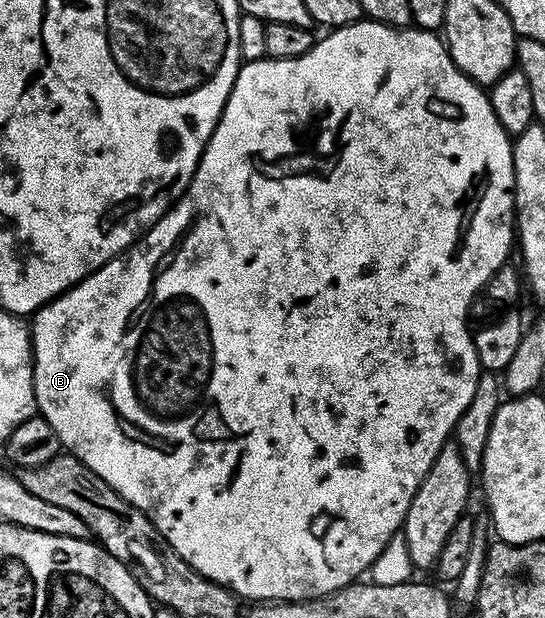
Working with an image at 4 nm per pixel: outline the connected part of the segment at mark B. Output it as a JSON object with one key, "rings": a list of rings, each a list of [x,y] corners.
{"rings":[[[361,18],[361,20],[359,20],[359,21],[358,21],[358,23],[356,23],[356,24],[347,24],[347,25],[346,25],[346,26],[342,26],[342,27],[341,27],[341,28],[333,28],[333,29],[331,29],[331,31],[329,31],[329,32],[328,32],[328,33],[327,33],[327,34],[324,34],[324,35],[328,35],[328,36],[324,36],[324,37],[322,37],[322,38],[321,38],[321,40],[320,40],[320,37],[319,37],[319,39],[317,39],[317,40],[316,40],[316,41],[315,41],[315,43],[313,43],[313,46],[312,46],[312,48],[311,48],[311,50],[310,50],[310,51],[308,51],[308,52],[307,52],[307,53],[306,53],[306,54],[302,54],[302,55],[301,55],[301,56],[299,56],[299,57],[298,57],[298,58],[290,58],[290,59],[289,59],[289,60],[270,60],[270,59],[267,59],[267,58],[265,58],[265,59],[263,59],[263,60],[249,60],[249,61],[247,61],[247,62],[244,62],[244,63],[241,63],[241,66],[240,66],[240,73],[238,73],[238,74],[237,74],[237,76],[236,76],[236,81],[235,81],[235,82],[234,82],[234,86],[233,86],[233,87],[232,87],[232,92],[231,92],[231,93],[230,93],[230,95],[228,95],[228,101],[227,101],[227,102],[226,102],[226,106],[225,106],[225,107],[224,107],[224,109],[223,109],[223,110],[222,110],[222,114],[221,114],[221,115],[220,115],[220,121],[218,121],[218,123],[217,123],[217,124],[216,124],[216,129],[215,129],[215,130],[214,130],[214,134],[213,134],[213,135],[212,135],[212,137],[211,137],[211,138],[210,138],[210,139],[208,139],[208,145],[206,145],[206,147],[204,147],[204,152],[203,152],[203,153],[202,153],[202,155],[201,155],[201,156],[200,156],[200,161],[199,161],[199,162],[198,162],[198,166],[197,166],[197,167],[196,167],[196,173],[195,173],[195,174],[193,174],[193,175],[192,175],[192,180],[191,180],[191,182],[189,182],[189,183],[188,183],[188,189],[186,189],[186,191],[185,191],[185,192],[184,192],[184,193],[182,193],[182,195],[181,195],[181,196],[180,196],[180,199],[179,199],[179,200],[177,200],[177,201],[176,201],[176,203],[175,203],[175,204],[173,204],[173,205],[172,205],[172,207],[171,207],[171,208],[169,208],[169,209],[168,209],[168,211],[167,211],[167,212],[165,212],[165,213],[164,213],[164,217],[162,217],[162,218],[161,218],[161,220],[160,220],[160,221],[158,221],[158,222],[157,222],[157,223],[156,223],[156,224],[155,224],[155,225],[154,225],[154,226],[153,226],[153,227],[152,227],[152,228],[149,228],[149,229],[148,229],[148,231],[147,231],[147,232],[145,232],[145,233],[144,233],[144,235],[143,235],[143,236],[141,236],[141,237],[140,237],[140,239],[139,239],[139,240],[137,240],[137,241],[136,241],[136,243],[134,243],[134,244],[132,244],[132,245],[130,245],[130,247],[129,247],[129,248],[125,248],[125,249],[124,249],[124,251],[122,251],[122,252],[119,252],[119,254],[118,254],[118,255],[117,255],[117,256],[115,256],[115,257],[114,257],[114,258],[110,258],[110,259],[109,259],[109,260],[108,260],[108,261],[106,261],[106,263],[105,263],[105,264],[103,264],[103,266],[102,266],[102,267],[101,267],[101,268],[99,268],[99,269],[98,269],[98,270],[94,270],[94,271],[93,271],[93,272],[91,272],[91,274],[90,274],[90,275],[89,275],[89,276],[88,276],[88,277],[87,277],[87,278],[85,278],[85,280],[79,280],[79,282],[78,282],[78,283],[77,283],[77,284],[76,284],[76,285],[74,285],[74,287],[72,287],[72,288],[68,288],[68,289],[67,289],[67,290],[65,290],[65,291],[64,291],[64,292],[63,292],[63,293],[62,293],[62,295],[60,295],[60,296],[56,296],[56,297],[54,297],[54,299],[53,299],[53,300],[52,300],[52,301],[50,301],[50,302],[49,302],[49,304],[44,304],[44,305],[42,305],[42,306],[41,306],[41,307],[40,307],[40,308],[39,308],[39,309],[38,309],[38,310],[37,310],[37,311],[36,311],[36,313],[34,313],[34,315],[33,315],[33,316],[32,316],[32,317],[31,317],[31,320],[30,320],[30,331],[31,331],[31,334],[32,334],[32,381],[33,381],[33,382],[34,382],[34,394],[35,394],[35,395],[36,395],[36,407],[37,407],[37,409],[38,409],[38,412],[39,412],[39,415],[41,415],[41,416],[43,416],[43,417],[44,417],[44,420],[45,420],[45,421],[46,421],[46,422],[50,422],[50,426],[51,426],[51,427],[52,427],[52,429],[53,429],[53,430],[54,430],[54,431],[56,431],[56,433],[57,433],[57,434],[58,434],[58,438],[59,438],[59,439],[60,439],[60,442],[61,442],[61,445],[63,445],[63,447],[64,447],[64,448],[65,448],[65,449],[67,449],[67,451],[68,451],[68,452],[69,452],[69,453],[71,453],[71,455],[73,455],[73,456],[77,456],[77,457],[78,457],[78,459],[79,459],[79,460],[80,460],[80,461],[81,461],[81,462],[83,462],[83,463],[84,463],[84,465],[86,465],[86,466],[87,466],[87,467],[88,467],[88,469],[90,469],[90,470],[91,470],[91,471],[92,471],[92,472],[93,472],[93,473],[94,473],[94,474],[98,474],[98,478],[102,478],[102,479],[103,479],[103,480],[105,480],[105,481],[106,481],[106,483],[107,483],[107,484],[108,484],[108,485],[110,485],[110,487],[111,487],[111,488],[112,488],[112,489],[114,489],[114,491],[116,491],[116,493],[118,493],[118,494],[119,494],[119,496],[121,496],[121,497],[122,497],[122,498],[126,498],[126,502],[130,502],[130,503],[131,503],[131,504],[132,504],[132,505],[133,505],[133,506],[134,506],[134,507],[135,507],[135,508],[137,508],[137,510],[138,510],[138,511],[139,511],[139,512],[145,512],[145,513],[146,513],[146,514],[147,514],[147,515],[148,515],[148,516],[149,516],[149,517],[150,517],[150,518],[151,518],[151,520],[152,520],[152,524],[153,524],[153,526],[155,526],[155,527],[156,527],[156,528],[157,528],[157,529],[158,529],[158,531],[160,531],[160,533],[161,533],[161,534],[162,534],[162,535],[163,535],[163,536],[164,536],[164,537],[166,537],[166,538],[167,538],[167,540],[168,540],[168,544],[169,544],[169,546],[171,546],[171,548],[172,548],[172,549],[174,549],[174,550],[175,550],[175,551],[176,551],[176,553],[178,553],[178,555],[180,555],[180,557],[182,557],[182,559],[184,559],[184,560],[185,560],[185,561],[186,561],[186,562],[187,562],[187,563],[188,563],[188,565],[190,565],[190,566],[191,566],[191,567],[192,567],[192,568],[193,568],[193,569],[194,569],[194,570],[198,570],[198,574],[202,574],[202,575],[203,575],[203,576],[205,576],[205,577],[206,577],[206,578],[210,578],[210,579],[211,579],[211,580],[213,580],[213,581],[214,581],[214,582],[218,582],[218,583],[219,583],[219,584],[221,584],[221,585],[222,585],[222,586],[226,586],[226,587],[227,587],[227,588],[229,588],[229,589],[230,589],[230,590],[231,590],[231,591],[232,591],[232,592],[234,592],[234,593],[236,593],[236,595],[237,595],[237,596],[239,596],[239,597],[241,597],[241,598],[243,598],[243,599],[245,599],[245,600],[247,600],[247,601],[249,601],[249,602],[263,602],[263,601],[265,601],[265,600],[313,600],[313,599],[314,599],[314,598],[318,598],[318,597],[319,597],[319,596],[325,596],[325,595],[326,595],[326,594],[330,594],[330,593],[331,593],[331,592],[336,592],[336,591],[337,591],[337,590],[339,590],[339,588],[345,588],[345,587],[346,587],[346,586],[347,586],[347,584],[354,584],[354,583],[357,583],[357,581],[359,581],[359,580],[360,580],[360,579],[361,579],[361,577],[363,577],[363,576],[360,576],[360,575],[362,575],[362,574],[363,574],[363,572],[364,572],[364,575],[365,575],[365,573],[367,573],[367,572],[368,572],[368,571],[369,571],[369,569],[371,569],[371,566],[372,566],[372,563],[373,563],[373,562],[374,562],[374,561],[375,561],[375,560],[376,560],[376,559],[377,559],[377,558],[378,558],[378,554],[382,554],[382,550],[383,550],[383,549],[384,549],[384,547],[385,547],[385,546],[386,546],[386,542],[387,542],[387,541],[388,541],[388,540],[389,540],[389,538],[390,538],[390,537],[392,537],[392,536],[393,536],[393,535],[394,535],[394,534],[395,534],[395,532],[398,532],[398,531],[401,531],[401,528],[402,528],[402,525],[403,525],[403,522],[404,522],[404,519],[405,519],[405,518],[406,518],[406,514],[407,514],[407,513],[408,513],[408,511],[409,511],[409,510],[410,510],[410,502],[411,502],[411,501],[412,501],[412,499],[413,499],[413,498],[414,498],[414,494],[415,494],[415,493],[416,493],[416,491],[417,491],[417,490],[418,490],[418,486],[419,486],[419,485],[420,485],[420,483],[421,483],[421,482],[422,482],[422,478],[426,478],[426,474],[427,474],[427,473],[428,473],[428,471],[429,471],[429,470],[430,470],[430,466],[434,466],[434,458],[438,458],[438,450],[442,450],[442,446],[443,446],[443,445],[444,445],[444,444],[447,444],[447,443],[449,443],[449,440],[450,440],[450,437],[451,437],[451,436],[452,436],[452,435],[453,435],[453,433],[455,433],[455,431],[456,431],[456,423],[457,423],[457,422],[458,422],[458,418],[462,418],[462,414],[463,414],[463,413],[464,413],[464,411],[465,411],[465,410],[466,410],[466,406],[470,406],[470,398],[474,398],[474,390],[478,390],[478,378],[479,378],[479,377],[480,377],[480,373],[481,373],[481,371],[482,371],[482,369],[481,369],[481,367],[480,367],[480,363],[479,363],[479,362],[478,362],[478,354],[477,354],[477,353],[476,353],[476,347],[475,347],[475,346],[474,346],[474,342],[473,342],[473,341],[472,341],[472,338],[473,338],[473,333],[472,333],[472,332],[471,332],[471,331],[470,331],[470,328],[469,328],[469,332],[468,332],[468,307],[470,307],[470,306],[471,306],[471,304],[472,304],[472,299],[474,299],[474,298],[475,298],[475,296],[476,296],[476,295],[478,295],[478,294],[479,294],[479,292],[480,292],[480,295],[481,295],[481,293],[483,293],[483,292],[484,292],[484,291],[485,291],[485,288],[486,288],[486,285],[487,285],[487,283],[488,283],[488,279],[490,279],[490,278],[491,278],[491,277],[492,277],[492,276],[493,276],[493,275],[494,275],[494,273],[496,273],[496,271],[498,271],[498,270],[499,270],[499,269],[500,269],[500,268],[501,268],[501,266],[502,266],[502,265],[503,265],[503,264],[506,264],[506,263],[509,263],[509,260],[510,260],[510,256],[508,256],[508,251],[510,251],[510,250],[511,250],[511,248],[512,248],[512,251],[513,251],[513,248],[514,248],[514,209],[515,209],[515,207],[516,207],[516,191],[515,191],[515,190],[514,190],[514,162],[513,162],[513,161],[512,161],[512,140],[511,140],[511,139],[510,139],[510,137],[509,137],[509,134],[508,134],[508,132],[507,132],[507,131],[506,131],[506,130],[502,130],[502,122],[498,122],[498,118],[497,118],[497,117],[496,117],[496,115],[495,115],[495,114],[494,114],[494,106],[490,106],[490,102],[489,102],[489,101],[488,101],[488,93],[487,93],[487,91],[485,91],[485,89],[484,89],[484,88],[483,88],[483,87],[481,87],[481,85],[479,85],[479,84],[475,84],[475,83],[474,83],[474,82],[473,82],[473,80],[471,80],[471,78],[470,78],[470,77],[469,77],[469,76],[468,76],[468,75],[466,75],[466,74],[465,74],[465,73],[464,73],[464,72],[463,72],[463,70],[461,70],[461,68],[460,68],[460,67],[458,67],[458,66],[457,66],[457,65],[456,65],[456,63],[454,63],[454,61],[453,61],[453,60],[452,60],[452,56],[451,56],[451,55],[450,55],[450,54],[449,54],[449,53],[448,53],[448,45],[447,45],[447,43],[445,43],[445,41],[444,41],[444,40],[443,40],[443,39],[441,39],[441,37],[440,37],[440,36],[439,36],[439,35],[437,35],[437,33],[434,33],[434,32],[425,32],[425,31],[424,31],[424,29],[423,29],[423,28],[418,28],[418,27],[415,27],[415,26],[409,26],[409,27],[406,27],[406,28],[391,28],[391,27],[390,27],[390,26],[386,26],[386,25],[385,25],[385,24],[379,24],[379,23],[378,23],[378,21],[377,21],[377,20],[369,20],[369,19],[367,19],[367,18]]]}

